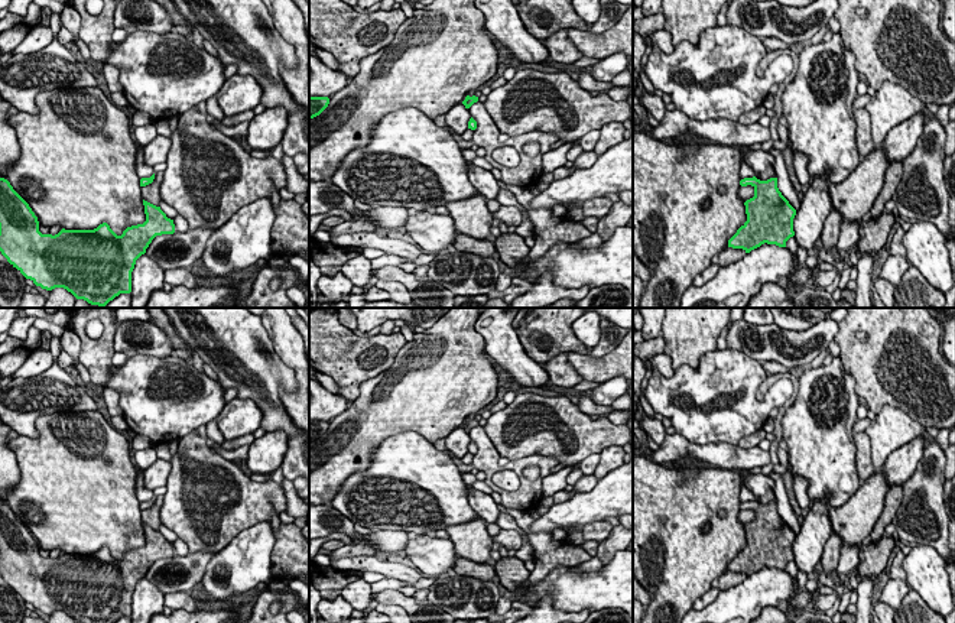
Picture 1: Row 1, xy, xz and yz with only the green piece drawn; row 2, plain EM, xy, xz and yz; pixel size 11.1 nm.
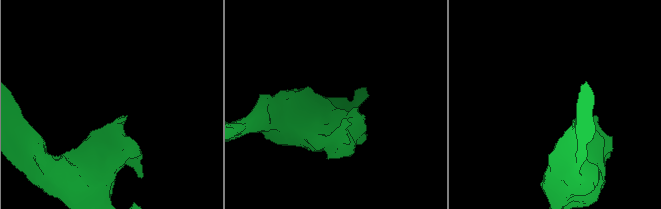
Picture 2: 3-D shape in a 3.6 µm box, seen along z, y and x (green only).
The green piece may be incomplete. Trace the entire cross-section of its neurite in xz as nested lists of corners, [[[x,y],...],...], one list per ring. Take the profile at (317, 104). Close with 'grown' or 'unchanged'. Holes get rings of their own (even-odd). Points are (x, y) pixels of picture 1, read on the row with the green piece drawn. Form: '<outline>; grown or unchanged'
[[[309,97],[309,119],[319,116],[328,104],[328,97]]]; unchanged

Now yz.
[[[744,178],[740,185],[751,185],[754,197],[744,202],[747,221],[728,240],[728,247],[743,249],[746,253],[764,243],[786,247],[786,241],[795,236],[796,210],[779,191],[777,178]]]; unchanged

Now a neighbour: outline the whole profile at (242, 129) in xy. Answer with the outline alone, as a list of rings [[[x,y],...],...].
[[[241,121],[237,126],[228,127],[228,126],[224,126],[221,123],[217,123],[217,129],[230,137],[234,137],[234,136],[244,136],[246,137],[249,133],[249,124],[250,124],[250,121]]]

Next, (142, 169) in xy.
[[[139,146],[137,156],[136,156],[136,173],[142,178],[150,178],[155,173],[153,166],[144,163],[143,147]]]

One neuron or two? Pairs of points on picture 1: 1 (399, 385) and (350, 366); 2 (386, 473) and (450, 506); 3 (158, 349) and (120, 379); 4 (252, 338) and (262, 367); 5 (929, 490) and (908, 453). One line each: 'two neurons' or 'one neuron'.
1: two neurons
2: one neuron
3: two neurons
4: one neuron
5: two neurons

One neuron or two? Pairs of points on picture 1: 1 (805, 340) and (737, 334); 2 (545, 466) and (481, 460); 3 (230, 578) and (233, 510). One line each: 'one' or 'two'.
1: one
2: one
3: two

